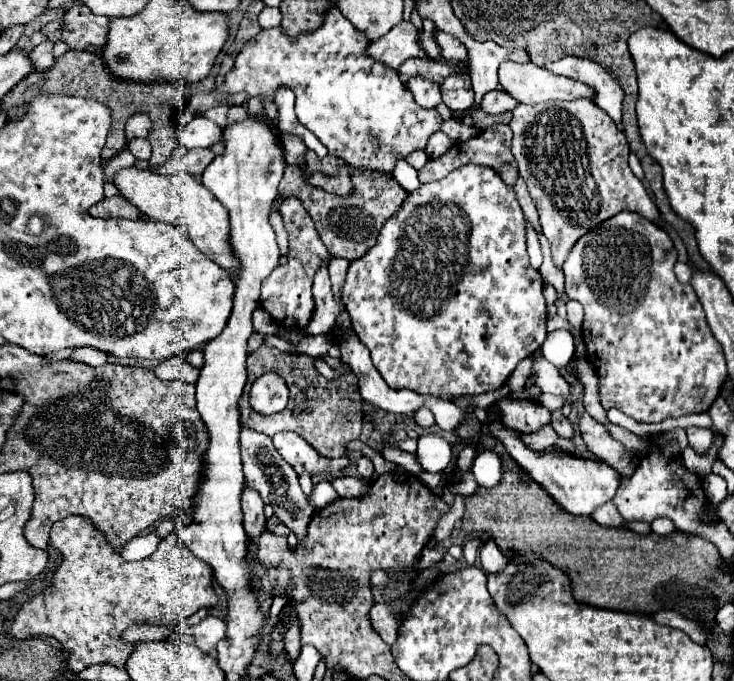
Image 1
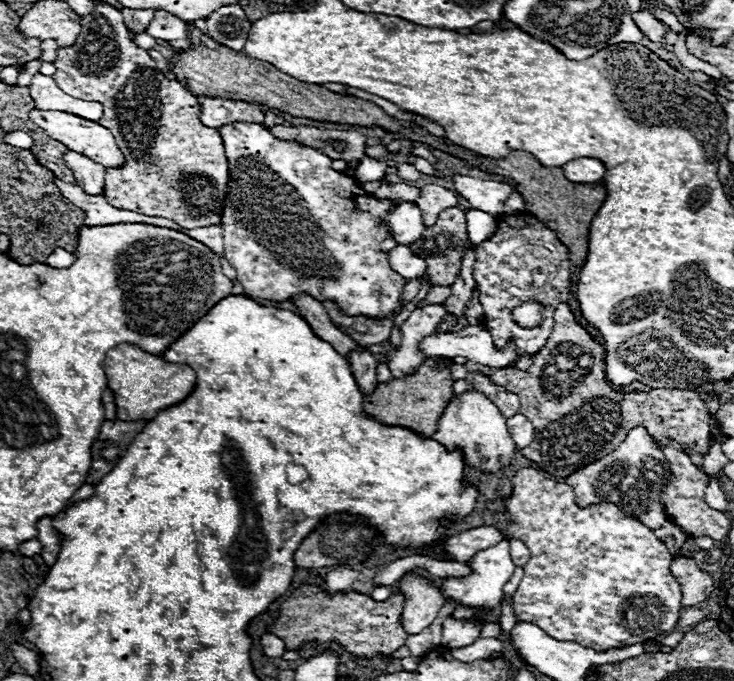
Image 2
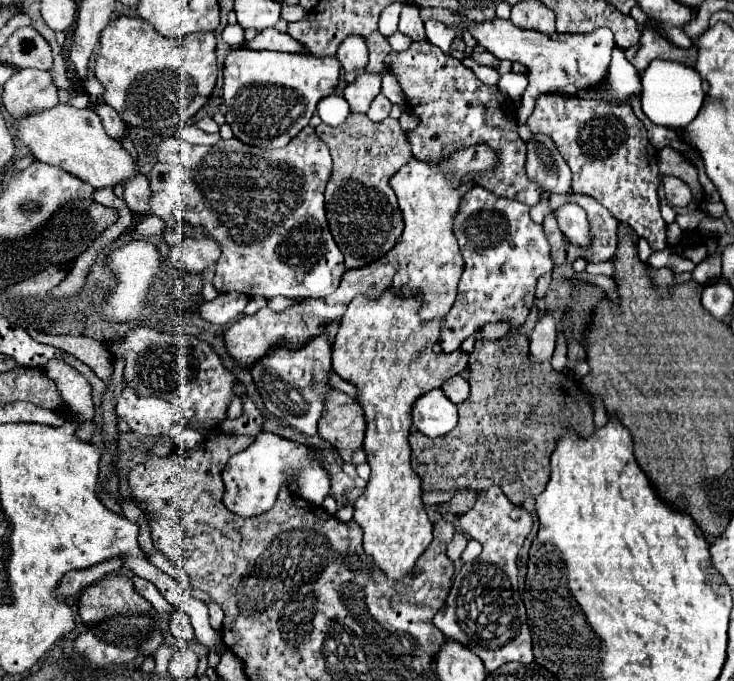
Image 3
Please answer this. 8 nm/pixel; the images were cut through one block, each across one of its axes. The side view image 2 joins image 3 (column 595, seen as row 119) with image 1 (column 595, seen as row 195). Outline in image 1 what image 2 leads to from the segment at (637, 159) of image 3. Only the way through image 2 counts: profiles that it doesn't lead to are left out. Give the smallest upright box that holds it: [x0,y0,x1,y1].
[512,98,660,268]

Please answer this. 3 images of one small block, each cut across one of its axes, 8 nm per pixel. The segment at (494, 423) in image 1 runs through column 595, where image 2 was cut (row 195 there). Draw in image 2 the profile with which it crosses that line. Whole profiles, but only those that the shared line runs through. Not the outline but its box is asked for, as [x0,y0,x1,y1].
[452,174,512,216]

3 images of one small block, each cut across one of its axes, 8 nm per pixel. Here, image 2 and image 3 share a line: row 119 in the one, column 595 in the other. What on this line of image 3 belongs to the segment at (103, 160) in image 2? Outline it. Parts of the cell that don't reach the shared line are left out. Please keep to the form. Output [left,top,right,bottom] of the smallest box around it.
[418,8,614,122]

